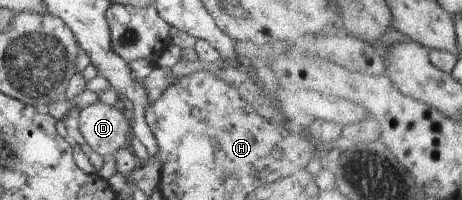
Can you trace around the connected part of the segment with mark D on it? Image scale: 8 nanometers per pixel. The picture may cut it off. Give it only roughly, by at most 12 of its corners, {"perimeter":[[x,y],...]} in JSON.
{"perimeter":[[120,105],[80,108],[84,144],[103,158],[129,148],[130,125]]}

